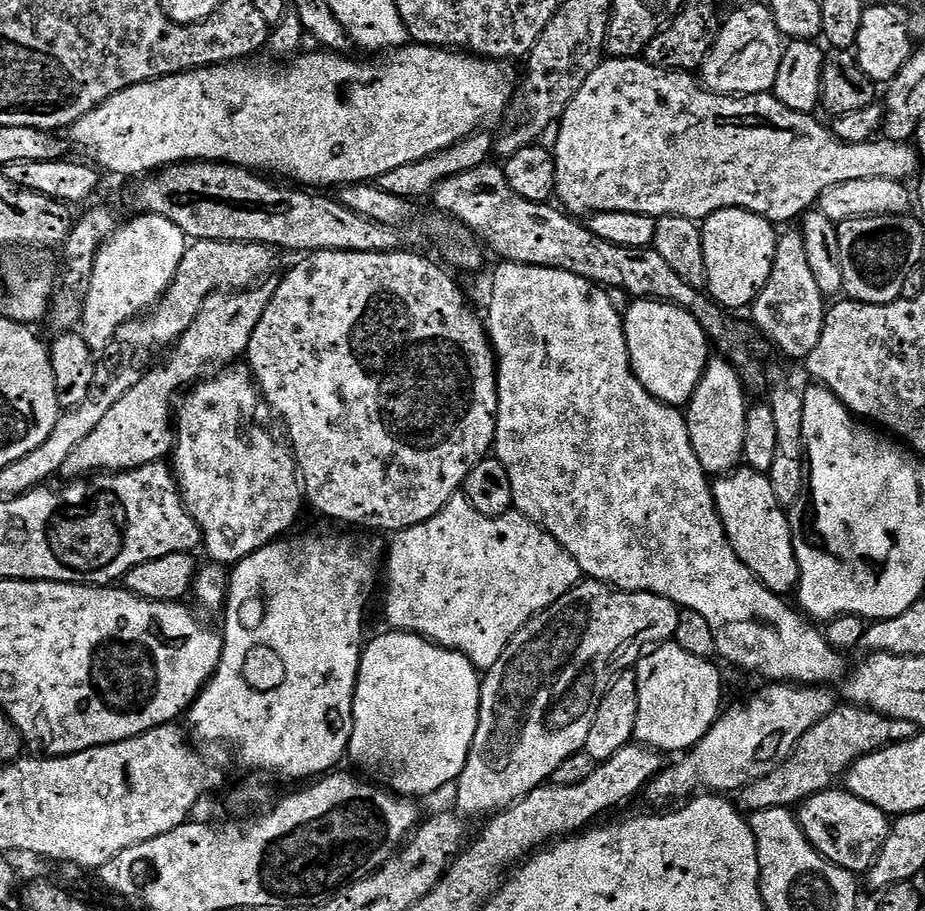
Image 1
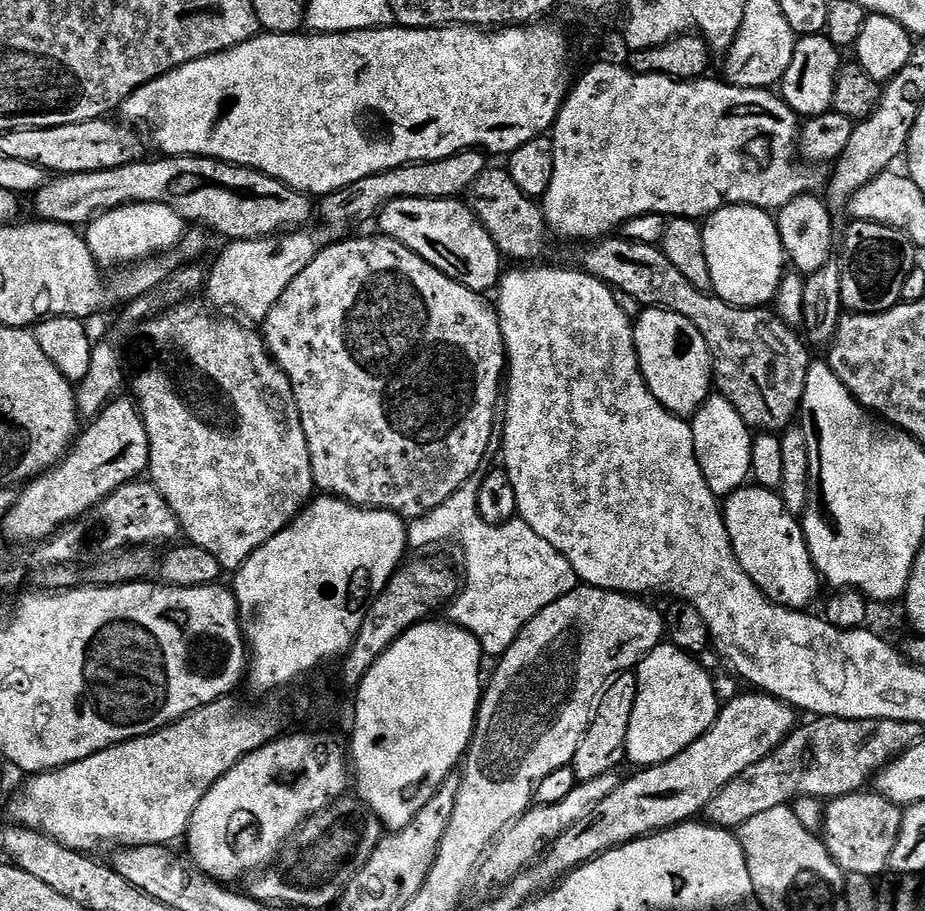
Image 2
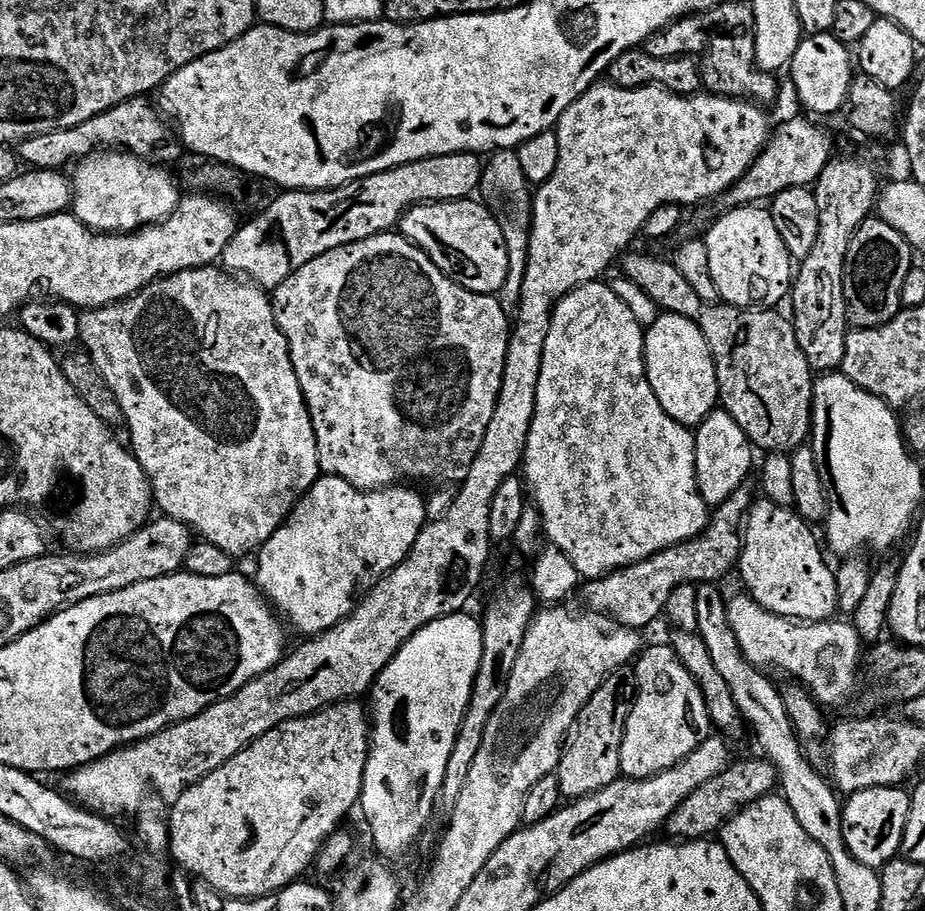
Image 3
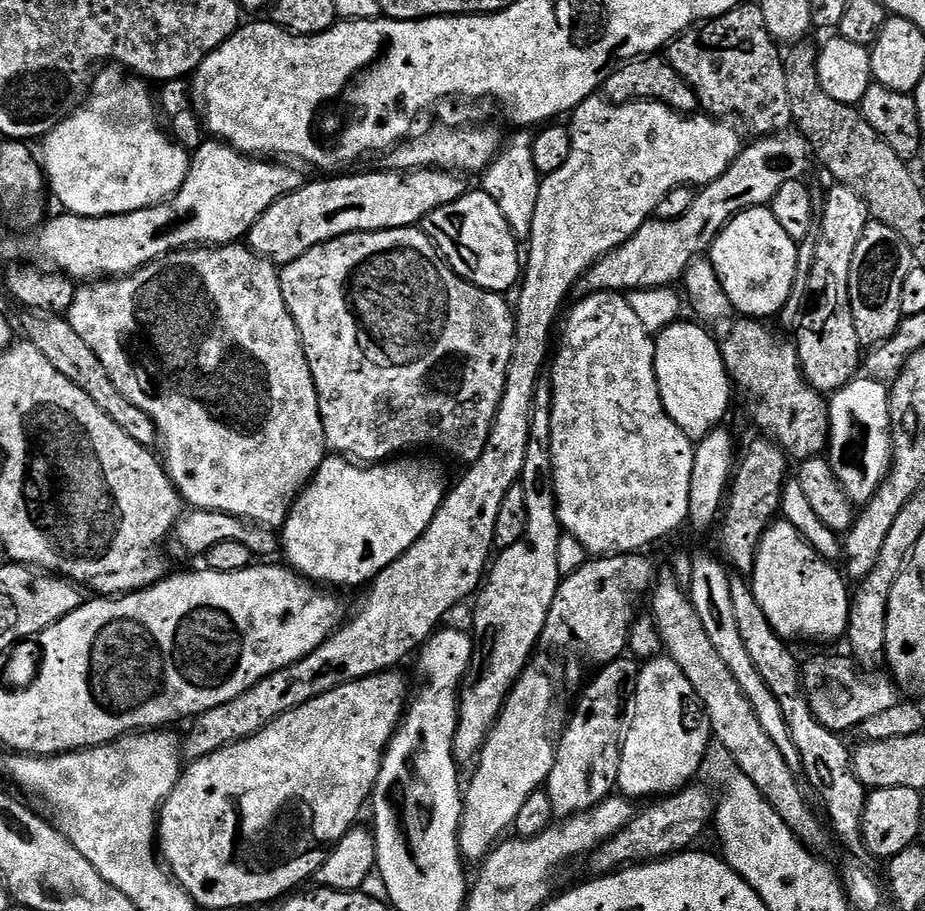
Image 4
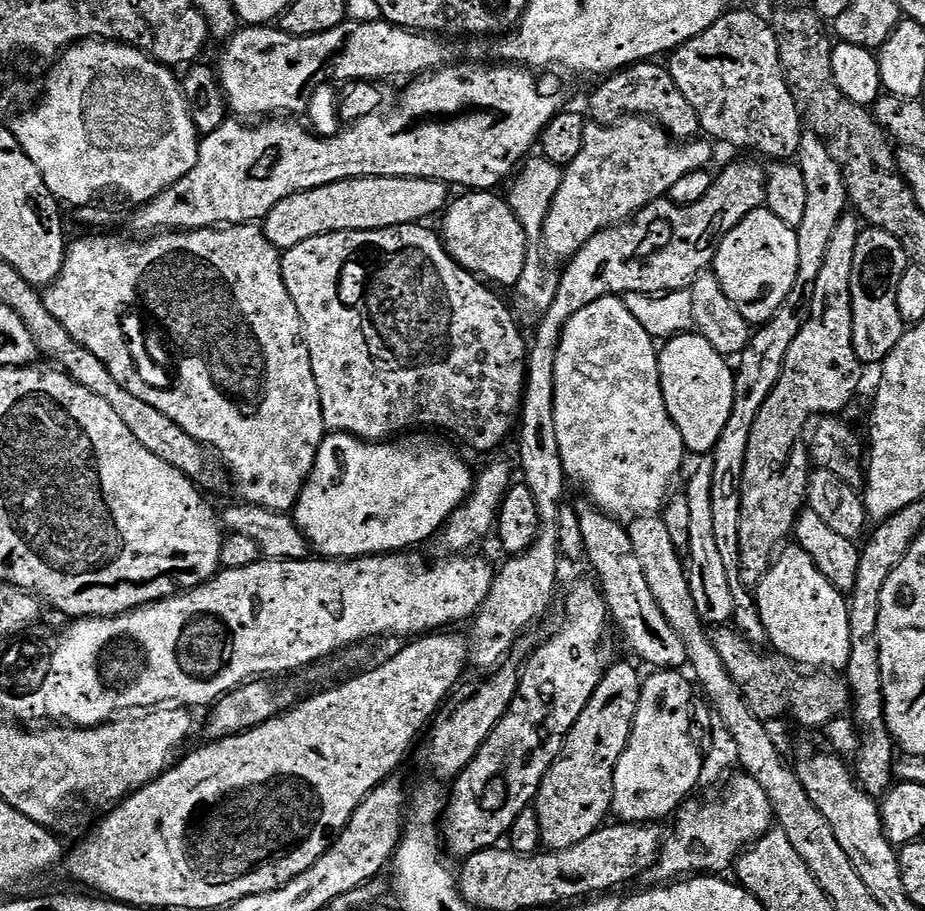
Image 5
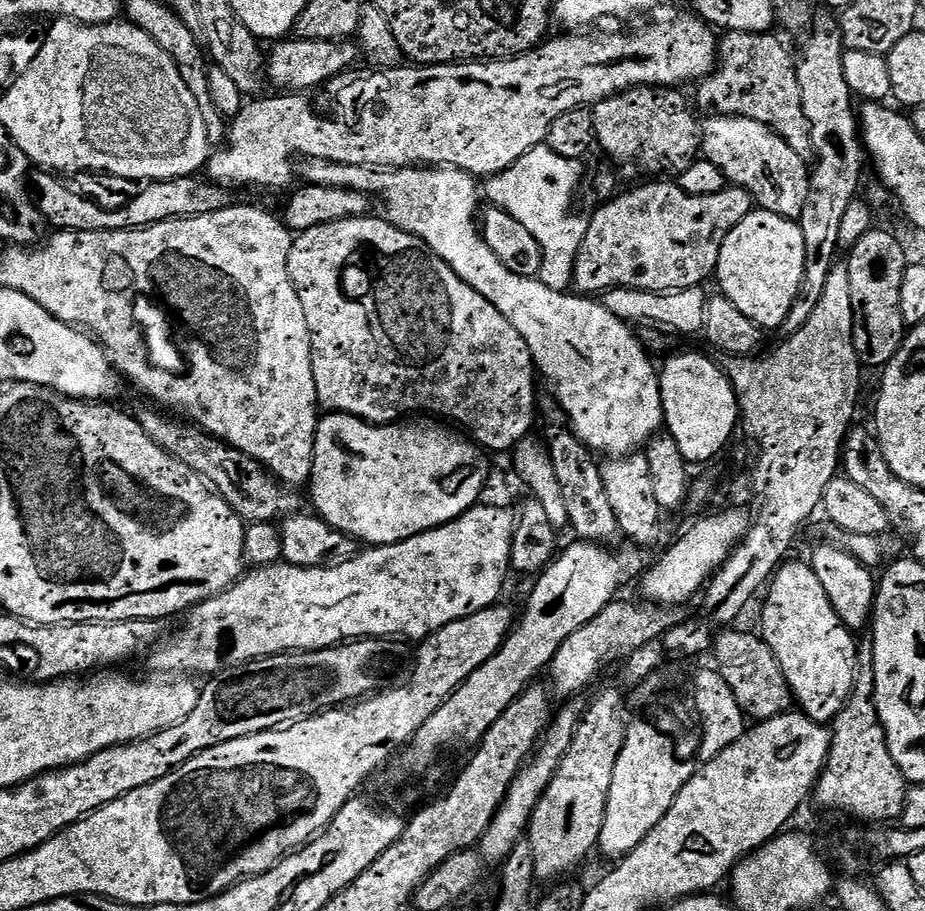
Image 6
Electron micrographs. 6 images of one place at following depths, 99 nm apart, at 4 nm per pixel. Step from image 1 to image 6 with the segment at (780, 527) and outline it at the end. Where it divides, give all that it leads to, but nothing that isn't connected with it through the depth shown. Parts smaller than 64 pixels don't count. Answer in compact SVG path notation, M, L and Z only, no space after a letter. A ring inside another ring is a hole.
M808 562L792 563L781 564L767 585L768 597L764 600L764 613L760 616L761 629L759 628L759 631L764 641L770 646L778 666L782 666L782 674L786 678L788 689L791 690L792 699L798 705L799 711L812 720L827 725L843 710L848 695L852 693L858 663L858 640L845 628L838 614L834 612L830 598L826 596L826 591L818 582L811 564Z

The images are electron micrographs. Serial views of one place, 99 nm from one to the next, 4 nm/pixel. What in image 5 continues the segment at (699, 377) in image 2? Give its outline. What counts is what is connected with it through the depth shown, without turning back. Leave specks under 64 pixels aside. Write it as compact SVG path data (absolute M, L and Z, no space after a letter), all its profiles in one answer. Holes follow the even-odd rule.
M699 334L674 336L659 349L660 385L666 410L689 453L710 454L734 406L734 368Z

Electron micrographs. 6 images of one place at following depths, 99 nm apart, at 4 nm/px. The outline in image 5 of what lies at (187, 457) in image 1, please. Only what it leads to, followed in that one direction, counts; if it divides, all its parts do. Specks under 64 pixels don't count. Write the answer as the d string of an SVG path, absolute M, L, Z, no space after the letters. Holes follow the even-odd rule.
M229 224L218 228L199 228L193 232L162 232L153 235L144 245L111 244L100 236L88 236L85 240L72 240L64 254L62 274L53 284L43 289L42 295L46 310L66 326L66 330L94 358L98 358L114 374L118 382L134 398L150 402L154 410L162 410L166 418L174 418L190 438L194 438L211 450L222 461L225 469L234 477L234 488L240 491L239 499L245 504L257 504L271 512L291 513L300 501L316 455L326 435L322 406L318 398L318 382L314 382L314 370L310 366L310 354L304 341L302 318L290 290L286 290L280 265L281 249L276 248L266 238L263 227L254 224ZM172 356L176 359L176 376L172 376Z

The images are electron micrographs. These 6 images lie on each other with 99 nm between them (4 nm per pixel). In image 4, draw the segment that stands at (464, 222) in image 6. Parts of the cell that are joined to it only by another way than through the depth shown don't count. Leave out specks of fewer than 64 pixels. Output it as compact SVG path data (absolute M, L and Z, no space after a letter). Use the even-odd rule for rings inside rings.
M593 292L583 297L584 301L572 312L572 325L565 334L564 353L552 372L552 417L550 418L550 438L548 453L552 456L552 490L556 495L556 513L561 529L573 536L584 547L585 553L593 557L609 557L615 553L639 553L647 549L647 544L685 527L690 510L690 474L694 474L694 454L692 441L675 422L664 413L662 398L658 390L658 378L654 370L656 346L653 337L638 322L638 314L630 310L627 299L614 292Z

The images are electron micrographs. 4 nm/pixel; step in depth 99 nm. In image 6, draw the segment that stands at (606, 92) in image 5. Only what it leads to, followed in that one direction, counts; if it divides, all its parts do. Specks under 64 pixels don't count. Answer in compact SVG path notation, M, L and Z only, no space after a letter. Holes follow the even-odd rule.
M645 86L642 88L627 88L624 92L617 92L615 96L611 96L610 98L606 98L605 100L599 100L597 104L591 105L590 111L592 114L592 121L594 122L594 130L596 131L596 144L598 145L598 148L601 148L602 151L605 152L606 155L609 156L610 159L613 160L614 163L616 164L633 164L634 167L636 168L641 168L642 171L644 172L649 172L650 175L649 177L652 178L676 178L679 177L680 172L682 170L690 170L690 166L697 160L697 158L701 155L702 152L702 128L701 125L698 123L696 124L696 116L694 113L692 113L692 108L693 105L690 103L688 105L688 100L686 97L683 96L681 89L679 87L674 87L674 88L657 88L655 86Z

